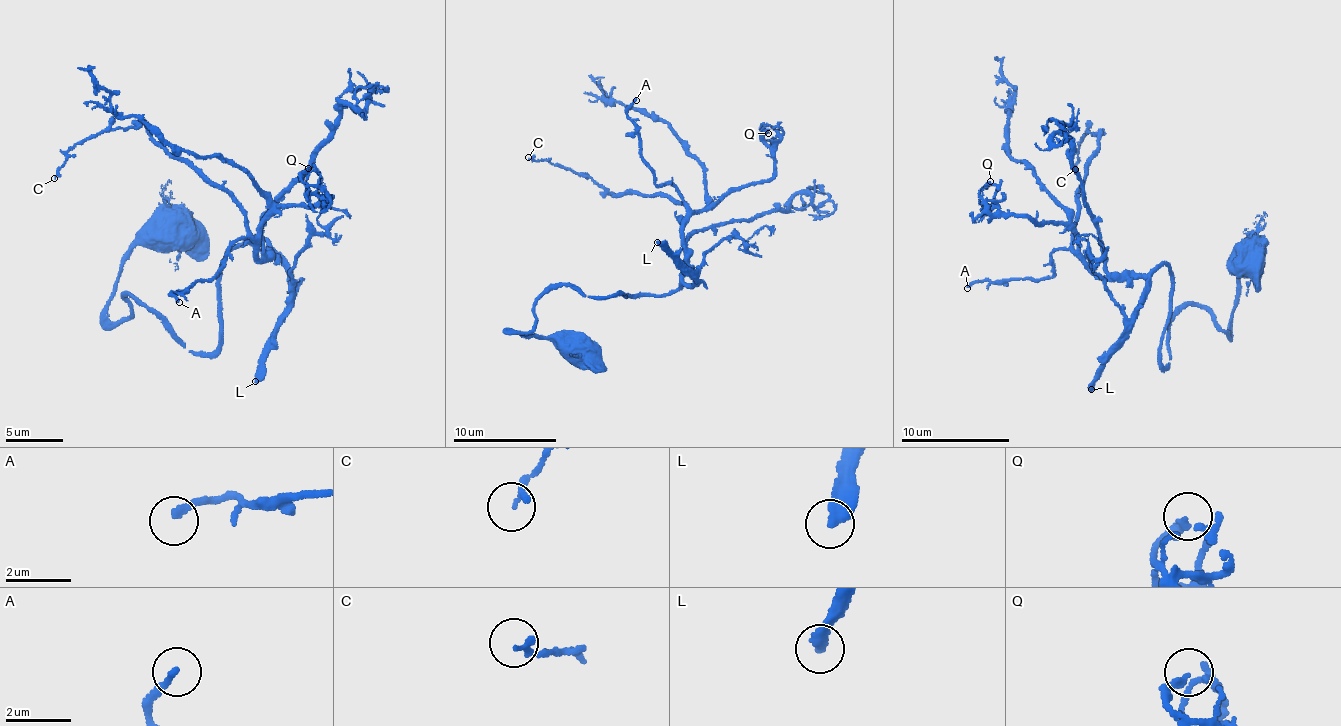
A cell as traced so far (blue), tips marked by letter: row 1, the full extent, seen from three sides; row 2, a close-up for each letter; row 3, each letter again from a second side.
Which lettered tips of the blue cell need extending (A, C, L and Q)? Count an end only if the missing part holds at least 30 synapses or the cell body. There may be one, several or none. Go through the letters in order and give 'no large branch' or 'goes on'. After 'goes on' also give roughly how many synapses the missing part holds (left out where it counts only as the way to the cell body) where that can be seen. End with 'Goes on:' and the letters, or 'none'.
A: no large branch
C: no large branch
L: goes on | 350 syn
Q: no large branch
Goes on: L

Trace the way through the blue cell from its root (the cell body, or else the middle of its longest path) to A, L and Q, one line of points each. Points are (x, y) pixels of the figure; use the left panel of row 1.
A: (167, 236), (108, 318), (133, 296), (194, 353), (221, 261), (269, 247), (179, 302)
L: (167, 236), (131, 251), (108, 318), (133, 296), (211, 353), (221, 261), (260, 236), (290, 289), (255, 381)
Q: (167, 236), (131, 251), (108, 318), (133, 296), (211, 353), (221, 261), (331, 197), (308, 168)

